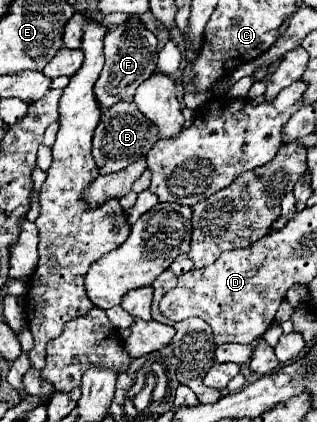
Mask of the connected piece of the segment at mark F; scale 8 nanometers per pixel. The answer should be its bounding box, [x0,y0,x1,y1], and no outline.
[94,16,158,108]

